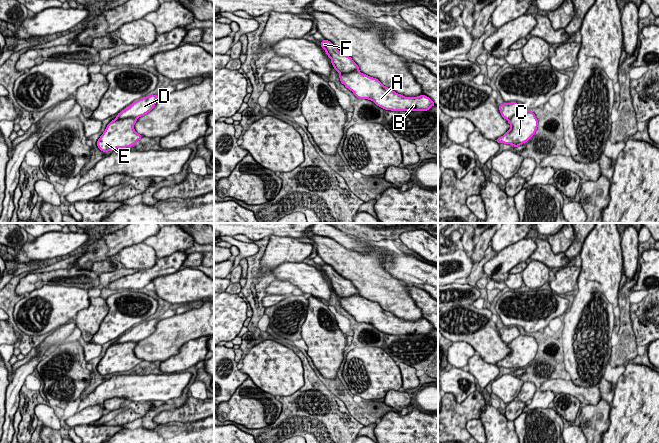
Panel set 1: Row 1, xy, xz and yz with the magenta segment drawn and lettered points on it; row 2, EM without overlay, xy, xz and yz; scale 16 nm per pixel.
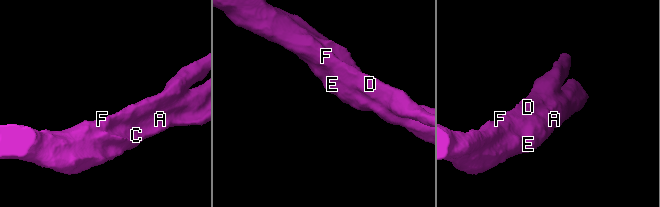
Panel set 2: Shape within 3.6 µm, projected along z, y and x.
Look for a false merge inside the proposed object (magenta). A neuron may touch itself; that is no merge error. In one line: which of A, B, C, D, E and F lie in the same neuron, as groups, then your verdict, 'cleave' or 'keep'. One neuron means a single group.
groups A B C D E F; keep

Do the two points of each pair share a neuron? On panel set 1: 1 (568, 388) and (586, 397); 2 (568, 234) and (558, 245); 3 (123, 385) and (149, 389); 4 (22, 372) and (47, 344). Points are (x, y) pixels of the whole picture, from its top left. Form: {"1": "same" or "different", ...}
{"1": "same", "2": "same", "3": "same", "4": "same"}

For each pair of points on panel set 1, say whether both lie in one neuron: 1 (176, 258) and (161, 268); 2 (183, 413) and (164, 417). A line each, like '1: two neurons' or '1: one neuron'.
1: one neuron
2: one neuron

